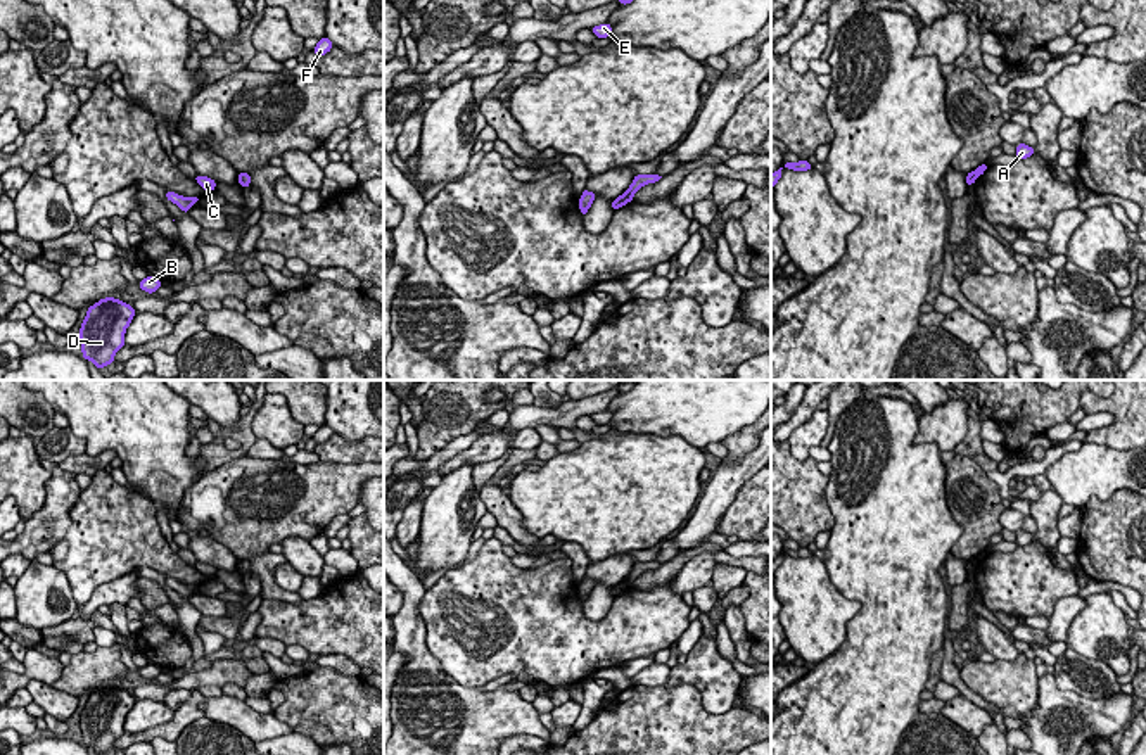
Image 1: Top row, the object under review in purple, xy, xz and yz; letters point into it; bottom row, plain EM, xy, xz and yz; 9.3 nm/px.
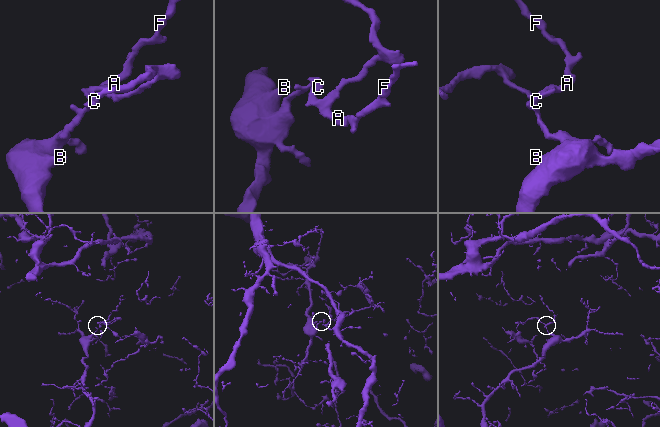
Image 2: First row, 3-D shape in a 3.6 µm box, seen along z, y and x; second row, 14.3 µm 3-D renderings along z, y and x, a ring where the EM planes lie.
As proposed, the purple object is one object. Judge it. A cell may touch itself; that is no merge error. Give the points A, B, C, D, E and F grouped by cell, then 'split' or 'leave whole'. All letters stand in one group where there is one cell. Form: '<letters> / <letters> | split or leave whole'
A B C D F / E | split

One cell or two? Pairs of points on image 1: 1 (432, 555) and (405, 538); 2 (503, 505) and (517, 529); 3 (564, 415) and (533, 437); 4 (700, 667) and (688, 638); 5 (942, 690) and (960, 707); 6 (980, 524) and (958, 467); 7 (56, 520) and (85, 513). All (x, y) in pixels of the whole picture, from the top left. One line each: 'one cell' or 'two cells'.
1: two cells
2: one cell
3: two cells
4: two cells
5: two cells
6: one cell
7: two cells

